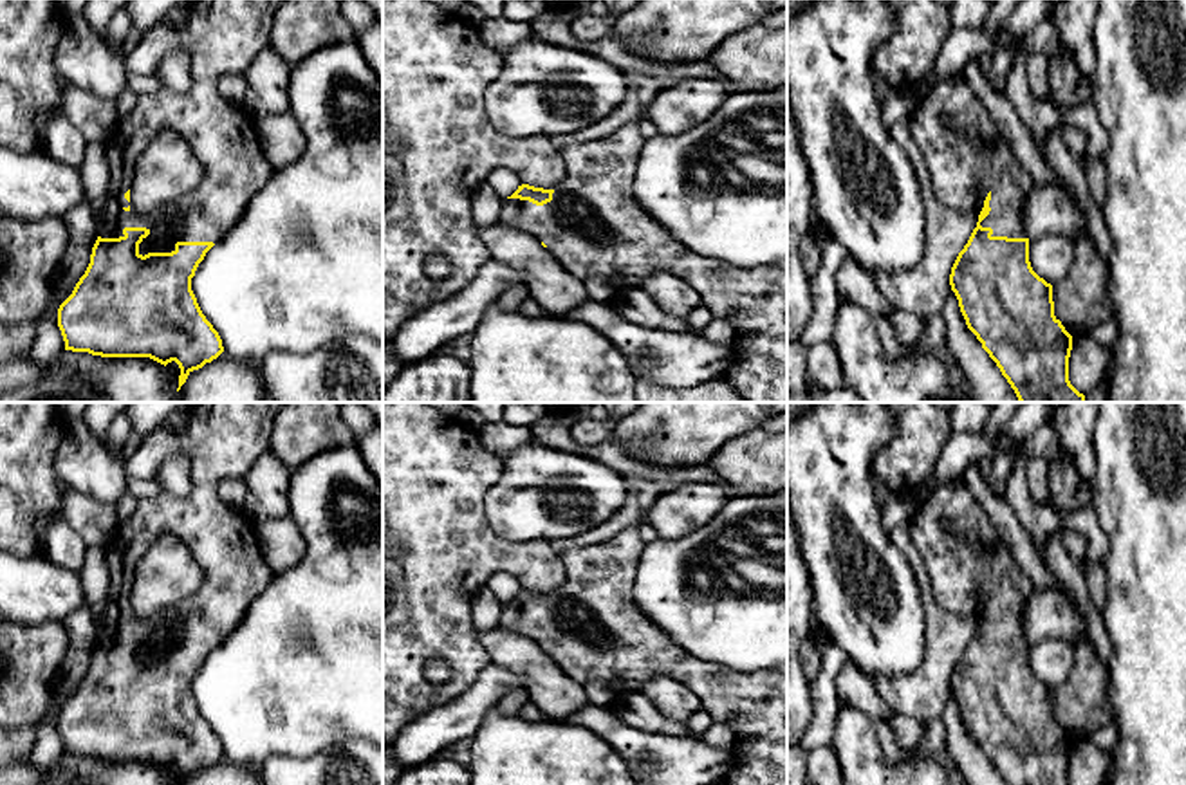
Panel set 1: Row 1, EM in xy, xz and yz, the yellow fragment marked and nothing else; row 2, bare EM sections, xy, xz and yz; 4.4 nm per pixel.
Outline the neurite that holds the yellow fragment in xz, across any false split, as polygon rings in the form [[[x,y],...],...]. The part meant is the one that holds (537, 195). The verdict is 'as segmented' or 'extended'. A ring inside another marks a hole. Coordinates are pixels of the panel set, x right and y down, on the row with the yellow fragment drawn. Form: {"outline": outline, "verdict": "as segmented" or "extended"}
{"outline": [[[637,123],[614,134],[561,150],[567,177],[556,189],[529,184],[502,200],[498,220],[533,235],[579,280],[601,276],[616,291],[641,289],[655,272],[670,272],[691,285],[713,318],[731,319],[740,341],[738,359],[724,374],[747,402],[787,402],[787,269],[738,267],[700,256],[653,222],[632,195],[632,182],[644,146]]], "verdict": "extended"}

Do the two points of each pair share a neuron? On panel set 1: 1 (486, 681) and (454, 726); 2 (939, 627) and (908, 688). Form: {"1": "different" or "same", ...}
{"1": "same", "2": "same"}

